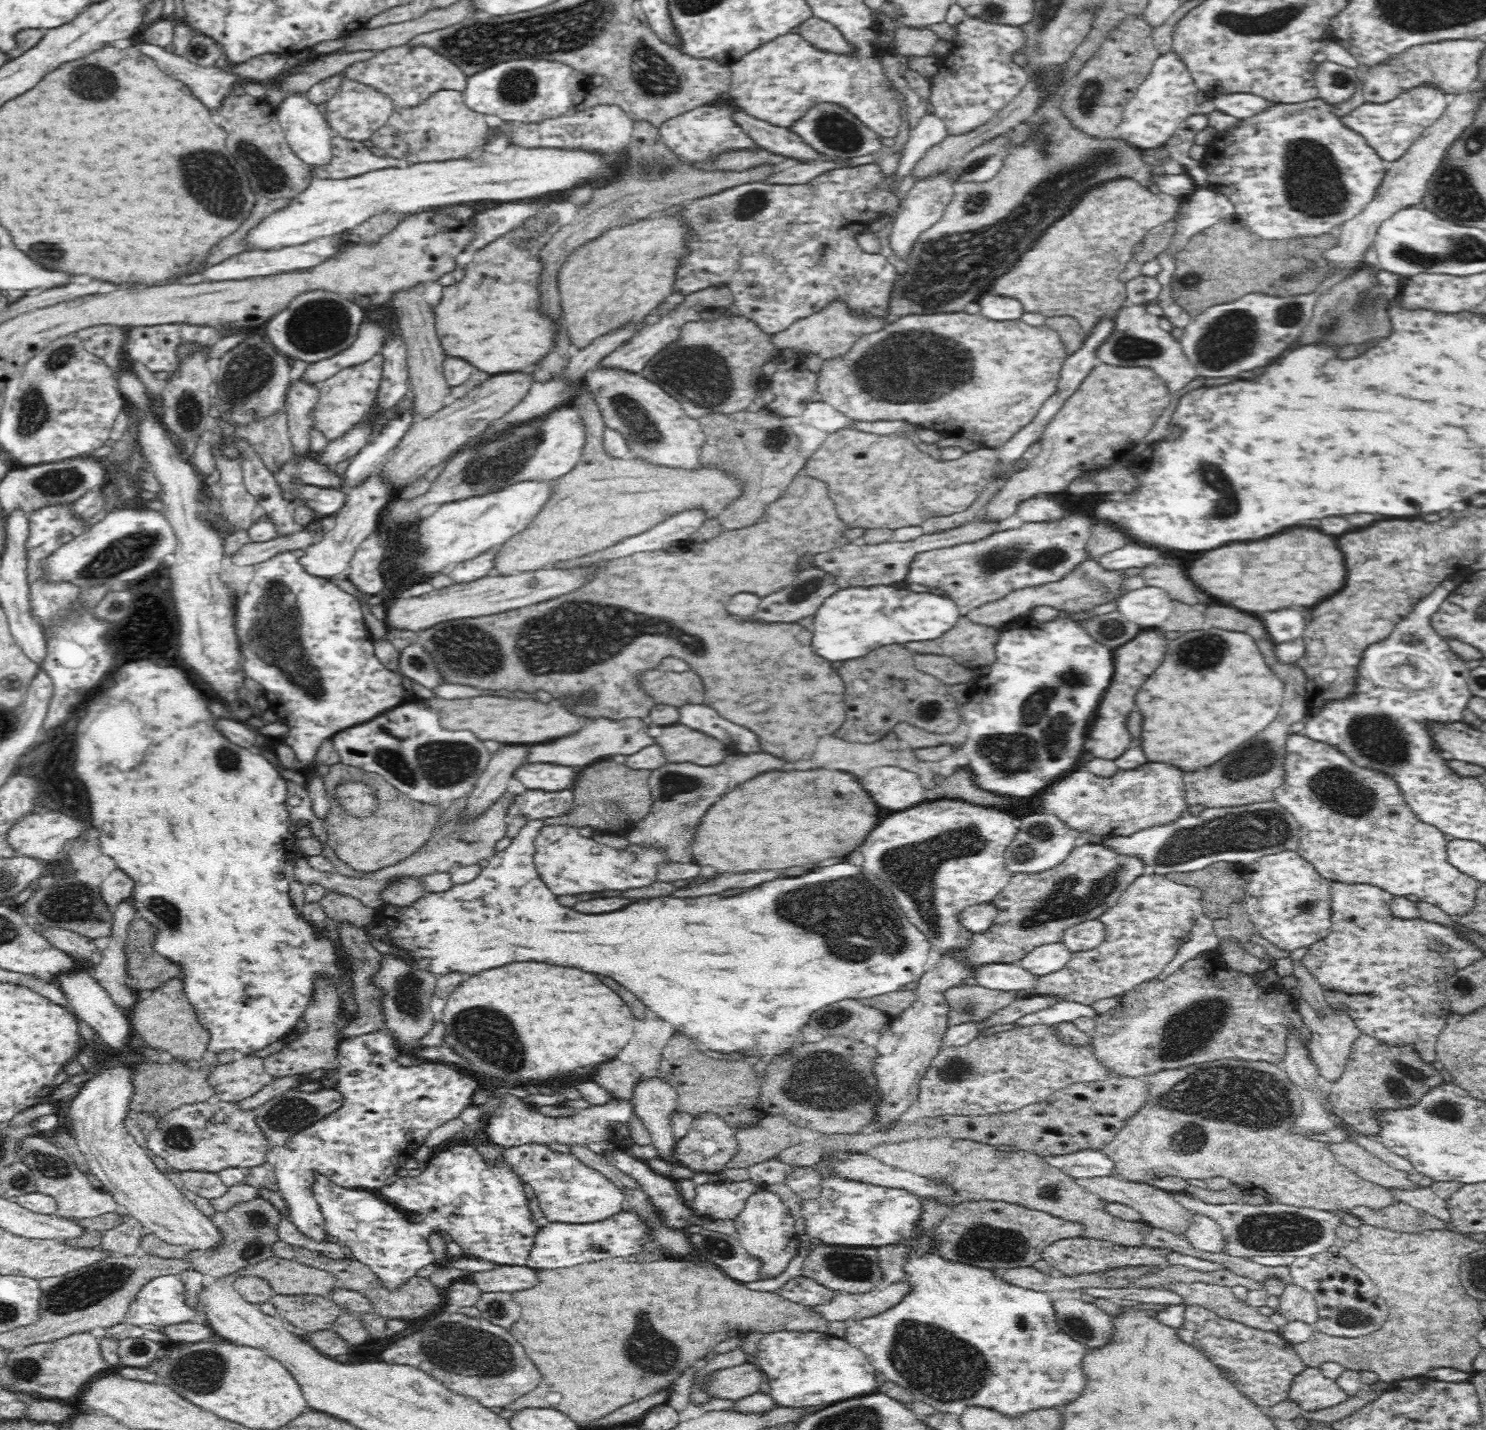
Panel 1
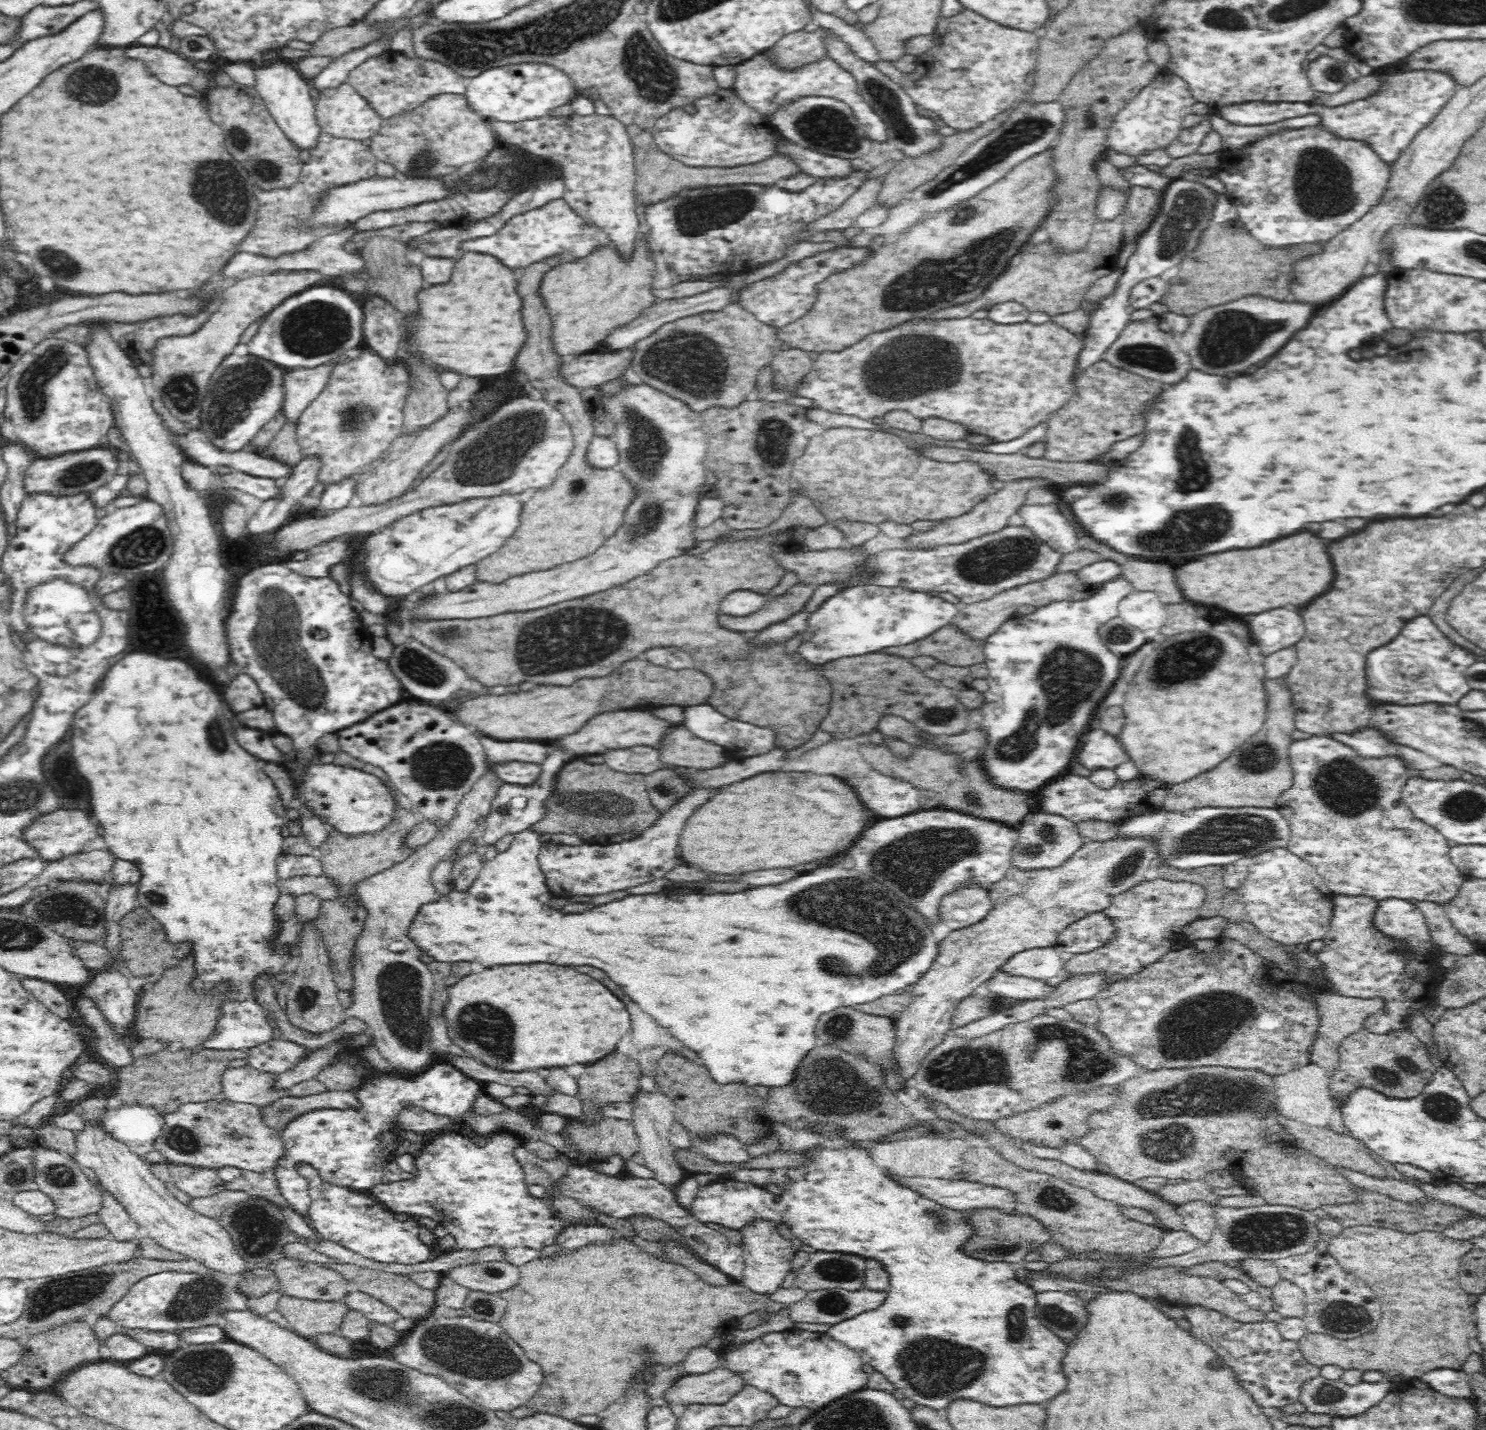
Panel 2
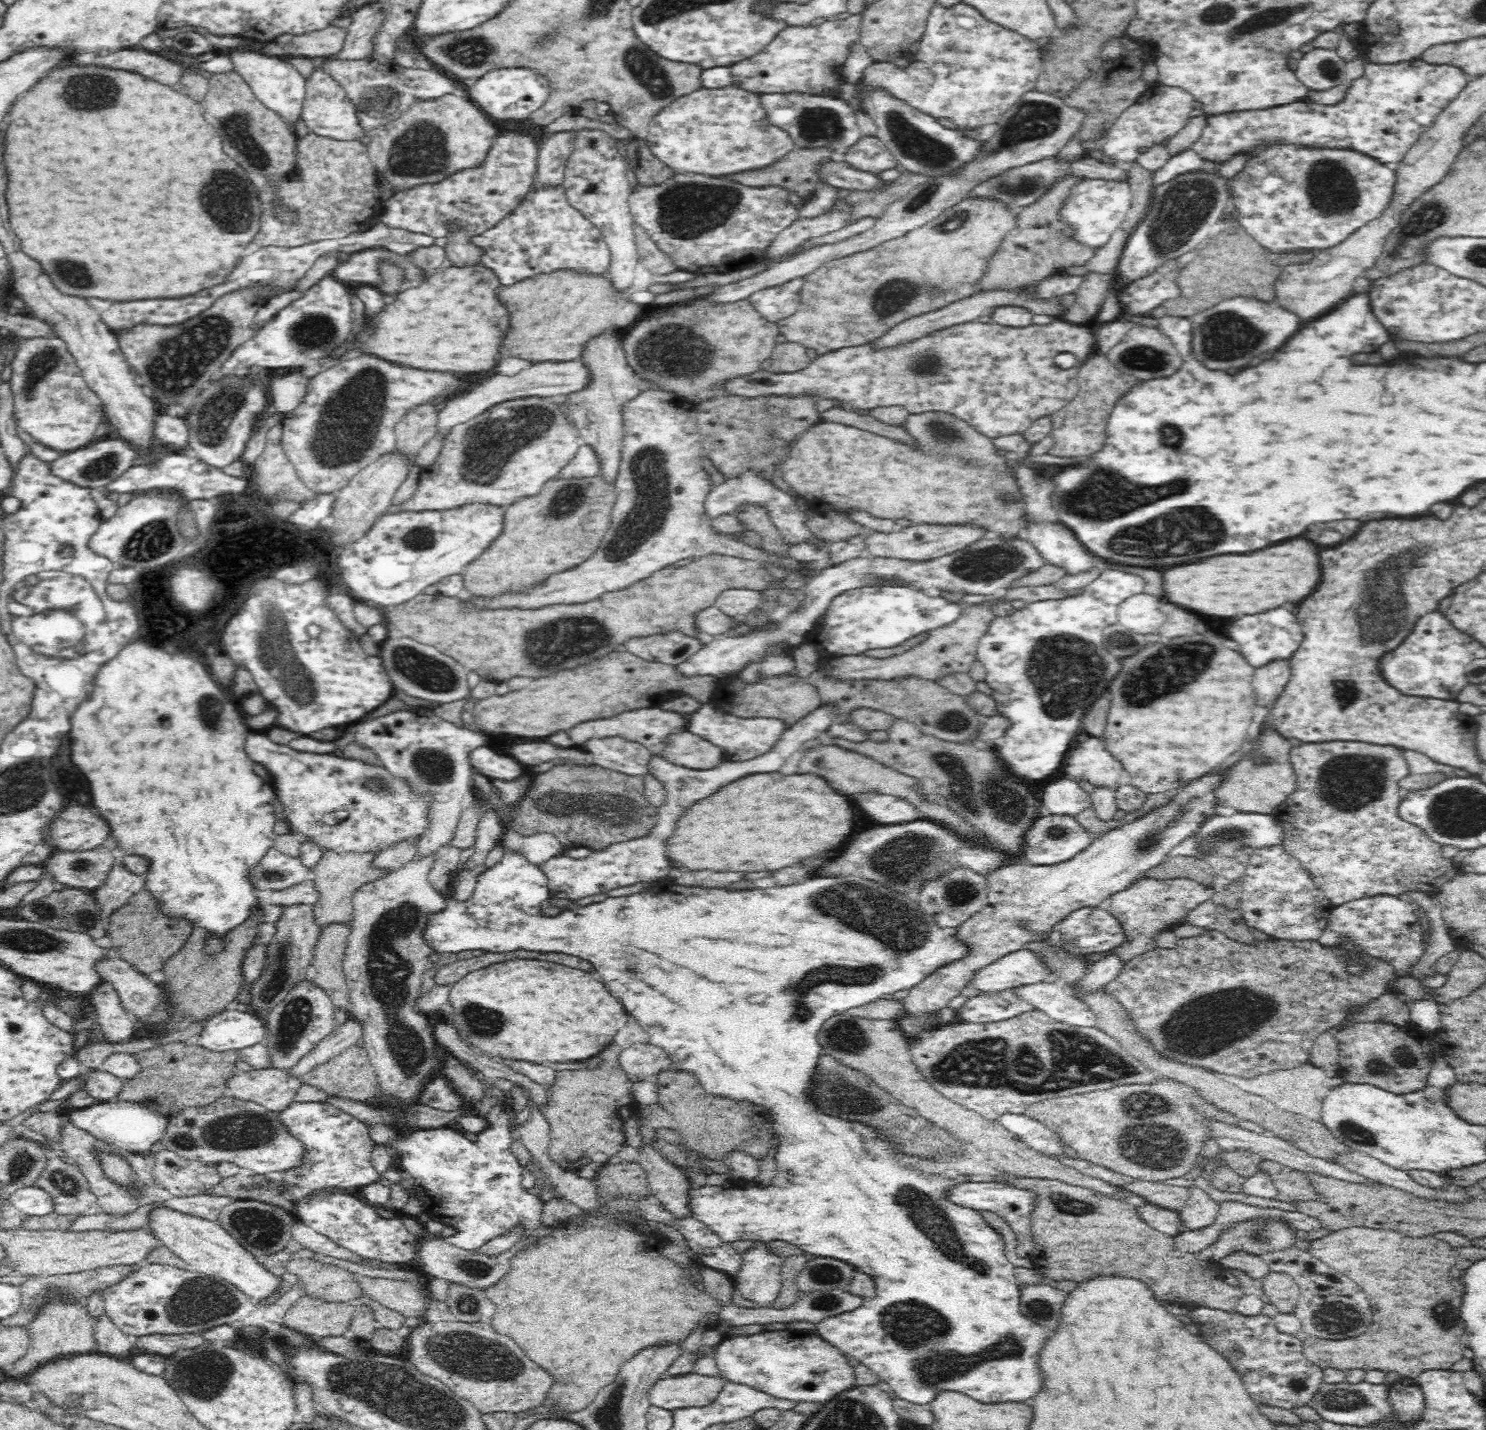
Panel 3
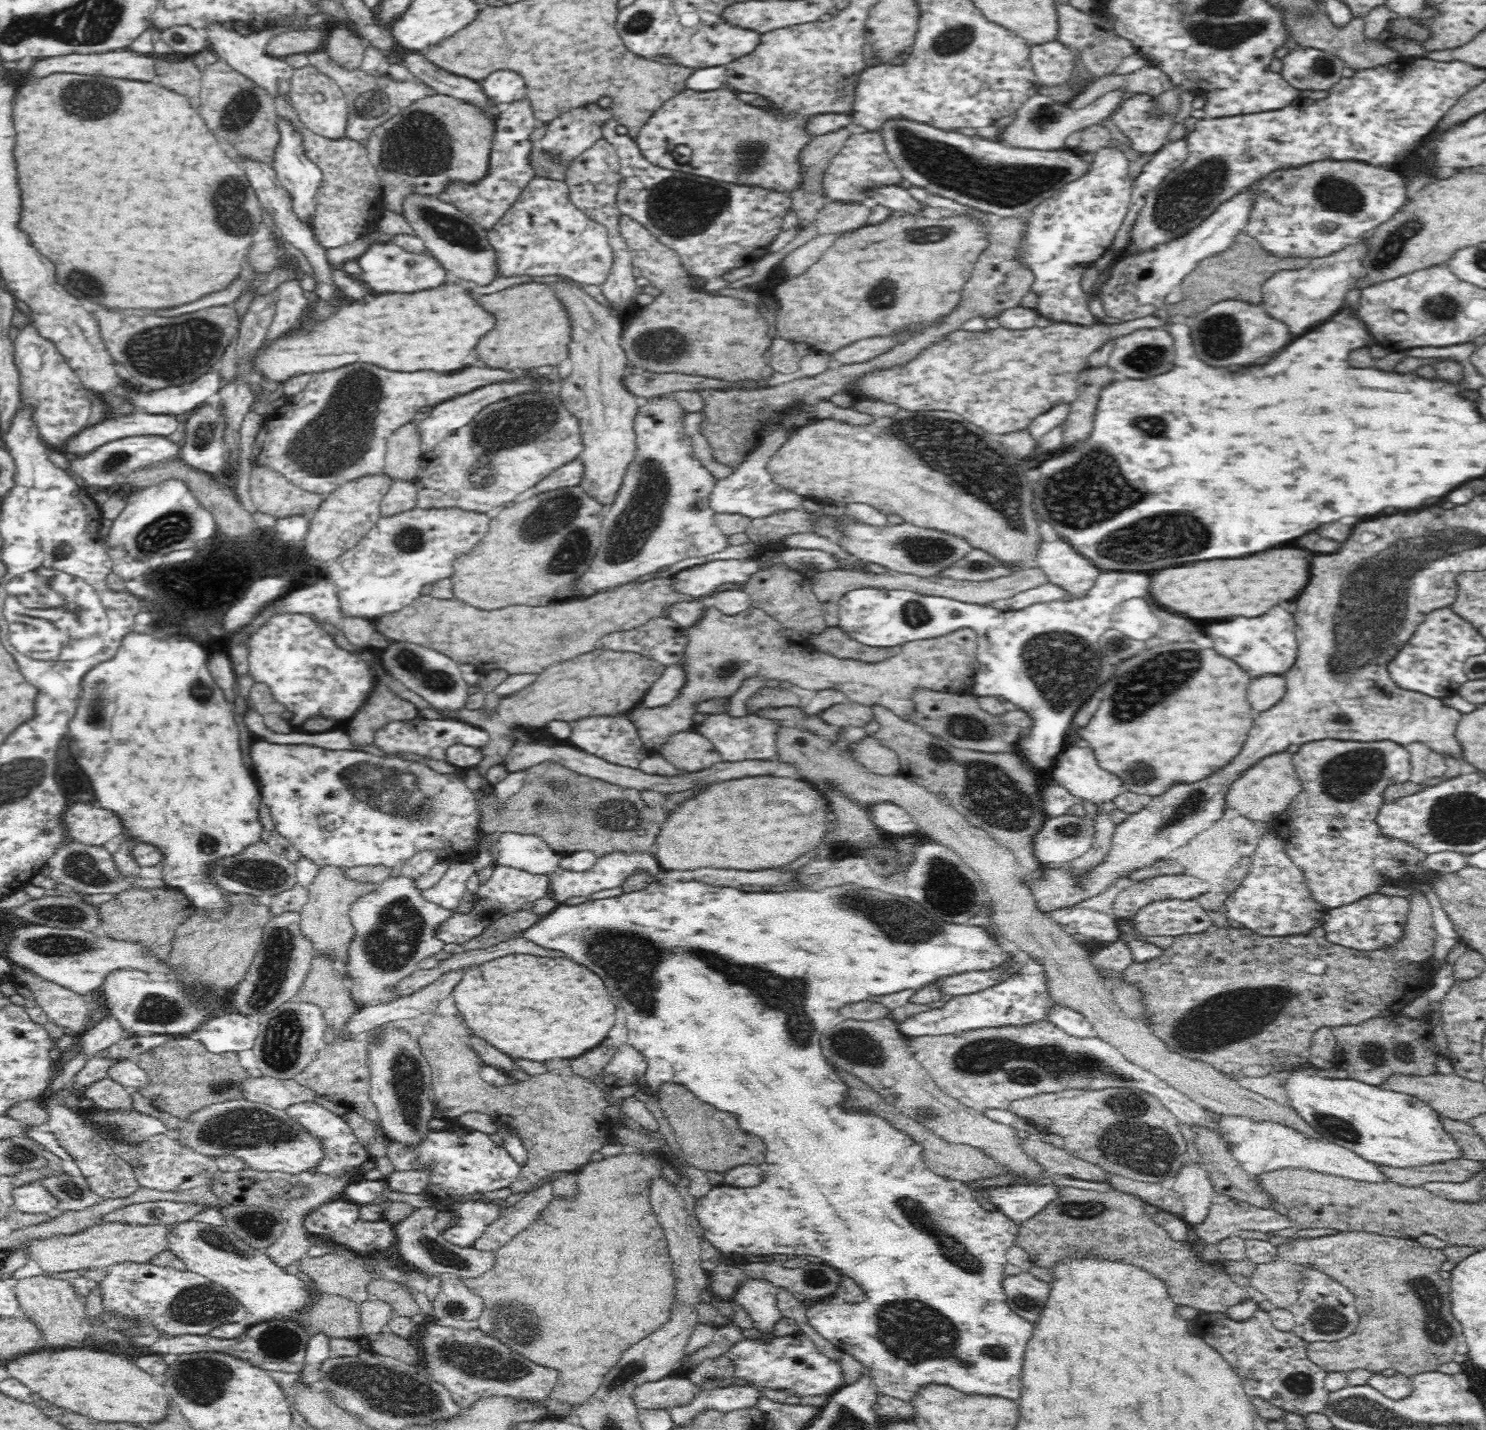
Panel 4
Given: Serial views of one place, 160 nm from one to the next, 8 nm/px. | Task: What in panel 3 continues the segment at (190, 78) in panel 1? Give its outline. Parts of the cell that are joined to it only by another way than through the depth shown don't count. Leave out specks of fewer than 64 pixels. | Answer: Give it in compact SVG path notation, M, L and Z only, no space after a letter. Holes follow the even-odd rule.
M120 50L114 54L96 54L86 66L98 66L98 68L110 68L110 70L126 70L134 74L142 74L146 78L152 78L160 84L174 84L180 76L182 62L170 62L166 57L152 54L152 52L142 50Z

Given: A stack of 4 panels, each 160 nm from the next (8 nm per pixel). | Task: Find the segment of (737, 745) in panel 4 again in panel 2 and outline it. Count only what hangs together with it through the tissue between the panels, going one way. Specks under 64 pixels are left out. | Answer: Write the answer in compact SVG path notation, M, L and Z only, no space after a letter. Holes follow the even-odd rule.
M708 704L702 706L690 706L684 710L684 726L694 732L698 738L714 742L718 746L726 746L726 748L734 748L734 752L738 752L740 758L750 758L750 756L758 756L764 754L766 750L774 748L774 738L776 738L776 730L772 726L754 726L748 722L740 722L740 720L732 720L724 714L720 714L718 710L714 710Z

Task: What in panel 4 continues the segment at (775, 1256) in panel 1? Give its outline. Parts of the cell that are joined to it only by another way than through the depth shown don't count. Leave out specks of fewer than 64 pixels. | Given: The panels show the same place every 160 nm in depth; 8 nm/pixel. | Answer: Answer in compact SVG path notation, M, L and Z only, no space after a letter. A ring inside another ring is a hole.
M748 1278L746 1285L740 1286L734 1294L733 1300L744 1308L748 1318L752 1320L754 1330L758 1336L754 1341L768 1344L775 1340L774 1326L780 1320L782 1314L777 1302L778 1288L765 1280L752 1280Z

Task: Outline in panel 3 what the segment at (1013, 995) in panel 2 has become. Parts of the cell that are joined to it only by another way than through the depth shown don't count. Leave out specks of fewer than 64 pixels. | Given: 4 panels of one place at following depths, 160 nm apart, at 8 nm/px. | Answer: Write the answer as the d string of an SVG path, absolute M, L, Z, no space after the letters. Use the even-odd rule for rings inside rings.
M1044 981L1014 987L1020 999L1034 1005L1035 1010L1047 1014L1052 1020L1068 1026L1096 1027L1101 1020L1086 1003L1076 999L1069 991Z

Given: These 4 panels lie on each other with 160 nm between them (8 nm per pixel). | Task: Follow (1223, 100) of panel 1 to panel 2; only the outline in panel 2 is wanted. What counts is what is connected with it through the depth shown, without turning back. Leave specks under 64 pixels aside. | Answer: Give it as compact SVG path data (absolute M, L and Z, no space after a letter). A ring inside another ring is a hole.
M1378 67L1379 85L1375 93L1366 98L1340 106L1324 106L1314 102L1250 102L1224 106L1215 113L1234 126L1260 126L1274 124L1281 120L1300 118L1300 116L1317 116L1319 128L1329 132L1339 140L1358 140L1368 145L1384 162L1397 161L1409 147L1413 138L1431 123L1442 107L1455 95L1461 86L1446 71L1430 69L1390 69Z

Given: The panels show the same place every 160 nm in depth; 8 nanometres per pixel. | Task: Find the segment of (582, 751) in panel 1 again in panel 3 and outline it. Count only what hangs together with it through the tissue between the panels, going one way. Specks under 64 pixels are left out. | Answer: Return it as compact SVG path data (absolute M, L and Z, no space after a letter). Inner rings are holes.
M640 708L640 710L624 712L624 714L618 714L614 718L608 718L608 720L594 720L594 722L582 722L574 728L568 730L570 738L574 740L574 744L582 744L582 738L602 738L602 734L624 734L626 738L634 738L636 742L644 744L652 754L658 754L662 752L666 747L666 740L672 732L680 730L686 726L686 718L676 712L676 710L660 710L660 708Z

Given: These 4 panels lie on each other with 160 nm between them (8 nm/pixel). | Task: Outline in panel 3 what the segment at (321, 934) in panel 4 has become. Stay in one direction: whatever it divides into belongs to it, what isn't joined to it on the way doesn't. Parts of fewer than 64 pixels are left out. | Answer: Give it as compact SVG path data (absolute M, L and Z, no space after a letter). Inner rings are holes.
M323 852L320 861L316 866L314 866L313 871L316 876L313 880L313 885L315 888L315 892L318 893L318 898L311 905L311 920L314 921L315 926L320 928L320 932L322 928L326 928L330 924L351 924L351 920L353 917L353 906L352 899L354 894L356 894L358 888L362 885L369 884L370 882L374 882L374 880L378 880L378 878L382 878L388 874L387 870L378 870L373 866L373 860L376 855L338 855L333 852Z

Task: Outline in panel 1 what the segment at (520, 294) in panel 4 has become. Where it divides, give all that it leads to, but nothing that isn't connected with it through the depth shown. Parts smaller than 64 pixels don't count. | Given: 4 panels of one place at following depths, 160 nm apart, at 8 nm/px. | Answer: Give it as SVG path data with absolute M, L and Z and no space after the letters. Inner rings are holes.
M660 218L654 222L638 222L634 226L624 225L624 228L608 230L600 238L570 254L560 266L555 280L558 280L562 320L572 346L586 348L595 338L617 329L625 322L638 323L650 314L650 310L658 308L668 294L672 294L674 262L680 258L678 254L682 254L680 244L678 226L674 226L670 218Z

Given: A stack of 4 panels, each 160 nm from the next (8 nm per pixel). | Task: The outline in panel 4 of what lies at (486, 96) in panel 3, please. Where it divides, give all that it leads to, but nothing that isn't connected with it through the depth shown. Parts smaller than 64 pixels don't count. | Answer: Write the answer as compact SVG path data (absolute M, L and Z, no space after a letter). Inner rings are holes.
M509 70L493 72L490 76L483 78L480 83L484 93L501 107L513 100L526 97L526 87L522 77Z

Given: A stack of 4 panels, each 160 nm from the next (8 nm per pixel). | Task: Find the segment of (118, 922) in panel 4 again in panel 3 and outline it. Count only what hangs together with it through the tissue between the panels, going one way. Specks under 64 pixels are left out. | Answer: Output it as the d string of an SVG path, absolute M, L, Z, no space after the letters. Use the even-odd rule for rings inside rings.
M138 892L132 903L139 910L138 917L130 922L131 926L124 926L118 930L112 924L108 924L107 934L112 938L116 948L115 954L122 960L127 960L136 971L149 976L162 970L165 961L182 948L186 938L192 934L194 924L186 917L166 916L160 901L153 898L149 892Z

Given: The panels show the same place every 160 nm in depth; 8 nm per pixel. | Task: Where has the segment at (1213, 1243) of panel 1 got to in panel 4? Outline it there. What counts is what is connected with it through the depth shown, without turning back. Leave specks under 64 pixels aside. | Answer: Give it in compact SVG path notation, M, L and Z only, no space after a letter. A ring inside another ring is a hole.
M1188 1162L1188 1164L1182 1164L1179 1171L1174 1175L1176 1181L1174 1181L1172 1190L1179 1196L1182 1201L1185 1212L1184 1221L1190 1226L1196 1226L1202 1223L1202 1220L1208 1216L1208 1210L1211 1206L1211 1200L1216 1191L1214 1185L1210 1180L1208 1171L1202 1165L1196 1164L1196 1162Z

